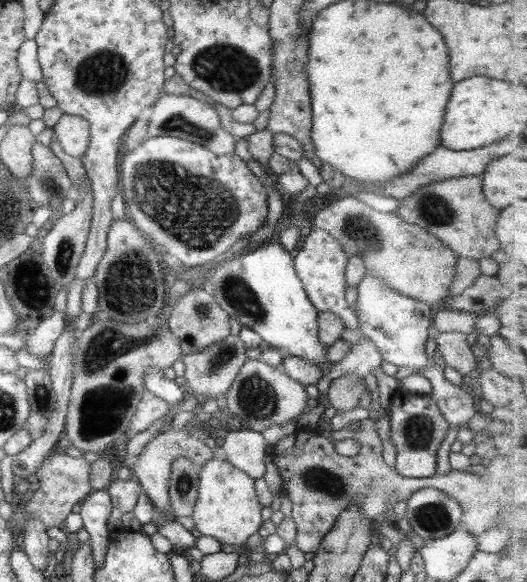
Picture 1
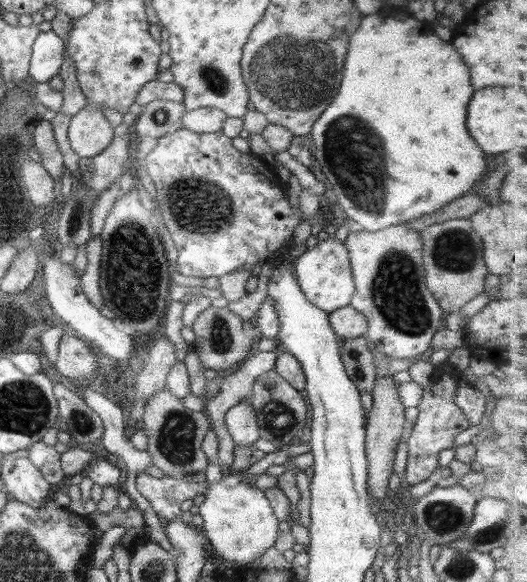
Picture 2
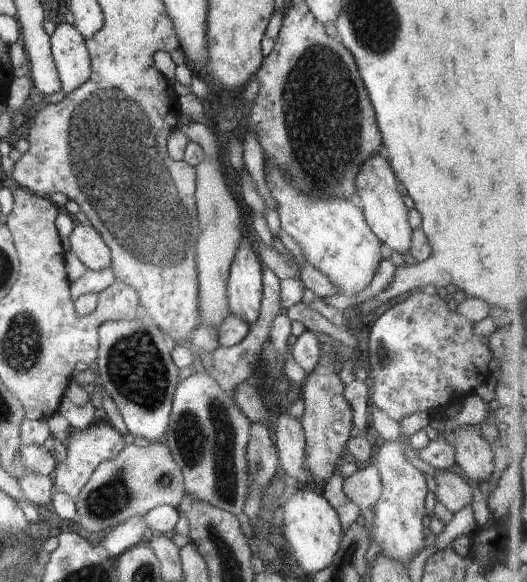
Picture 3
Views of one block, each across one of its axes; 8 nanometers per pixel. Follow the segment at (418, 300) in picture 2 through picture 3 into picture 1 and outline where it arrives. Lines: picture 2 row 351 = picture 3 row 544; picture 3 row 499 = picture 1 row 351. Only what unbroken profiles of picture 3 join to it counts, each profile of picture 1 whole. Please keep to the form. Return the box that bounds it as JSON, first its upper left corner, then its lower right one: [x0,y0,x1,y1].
[356,277,435,368]

